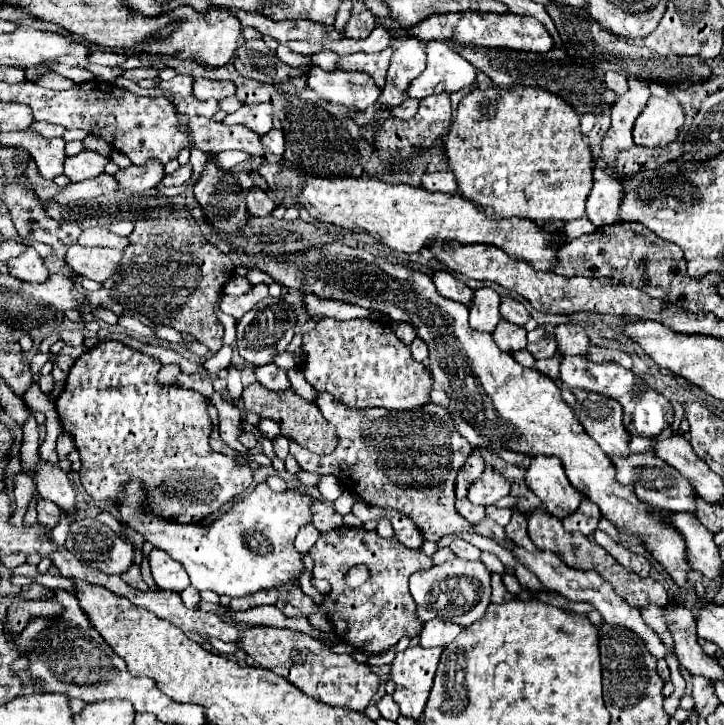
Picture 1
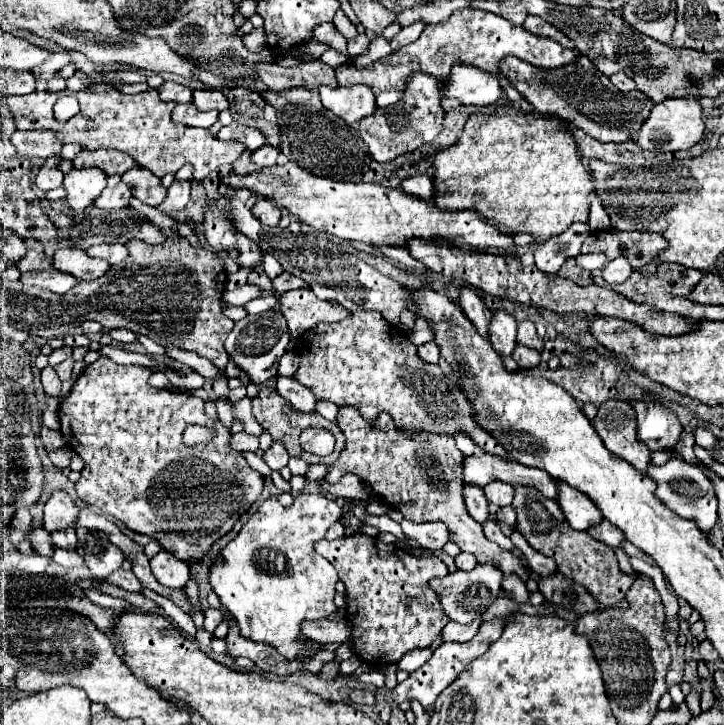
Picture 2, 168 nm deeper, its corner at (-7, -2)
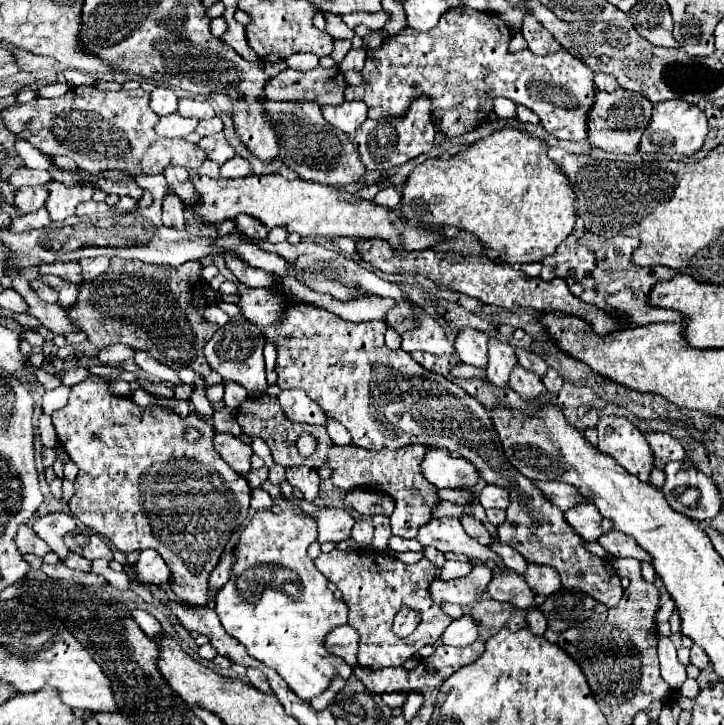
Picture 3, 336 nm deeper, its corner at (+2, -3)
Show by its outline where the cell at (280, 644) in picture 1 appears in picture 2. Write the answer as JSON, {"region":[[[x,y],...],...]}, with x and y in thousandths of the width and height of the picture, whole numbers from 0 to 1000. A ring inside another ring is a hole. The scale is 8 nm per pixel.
{"region":[[[454,912],[446,917],[446,923],[438,928],[441,937],[449,937],[449,939],[457,939],[457,937],[465,937],[465,934],[474,934],[474,937],[490,937],[488,931],[474,931],[468,926],[468,912]]]}

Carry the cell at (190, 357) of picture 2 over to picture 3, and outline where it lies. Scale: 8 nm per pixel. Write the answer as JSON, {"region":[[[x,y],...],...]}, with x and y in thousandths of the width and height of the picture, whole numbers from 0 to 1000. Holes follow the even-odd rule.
{"region":[[[271,514],[268,541],[265,541],[262,554],[276,575],[285,579],[293,578],[296,567],[285,548],[283,524],[278,516]]]}

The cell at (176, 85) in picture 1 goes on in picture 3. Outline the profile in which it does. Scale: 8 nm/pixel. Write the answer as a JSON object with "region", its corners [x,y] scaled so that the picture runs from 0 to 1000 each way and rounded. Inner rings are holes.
{"region":[[[215,121],[215,124],[210,127],[207,146],[210,146],[210,152],[213,152],[218,160],[229,160],[229,157],[243,154],[246,135],[243,135],[243,130],[240,130],[235,121]]]}

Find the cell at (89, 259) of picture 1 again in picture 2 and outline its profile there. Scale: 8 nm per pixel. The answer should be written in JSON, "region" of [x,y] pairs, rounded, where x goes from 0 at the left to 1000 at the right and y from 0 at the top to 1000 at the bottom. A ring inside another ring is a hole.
{"region":[[[81,343],[73,352],[73,368],[98,377],[115,388],[131,388],[151,374],[151,360],[123,354],[112,343]]]}

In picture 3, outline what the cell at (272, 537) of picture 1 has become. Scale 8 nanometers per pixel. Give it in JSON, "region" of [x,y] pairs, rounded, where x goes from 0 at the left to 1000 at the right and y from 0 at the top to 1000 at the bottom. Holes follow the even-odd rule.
{"region":[[[373,703],[354,706],[354,712],[334,734],[329,753],[323,756],[323,764],[329,770],[323,778],[323,794],[298,819],[298,847],[309,869],[331,888],[337,888],[345,905],[378,921],[395,938],[403,954],[417,966],[431,966],[434,960],[450,954],[461,932],[481,938],[486,930],[486,919],[481,919],[475,908],[461,905],[448,894],[448,880],[453,872],[459,872],[464,863],[478,861],[481,836],[478,830],[461,828],[459,817],[450,811],[448,792],[439,789],[431,770],[425,767],[423,759],[434,745],[436,723],[431,720],[431,712],[417,712],[406,703],[392,703],[387,709],[378,709]]]}

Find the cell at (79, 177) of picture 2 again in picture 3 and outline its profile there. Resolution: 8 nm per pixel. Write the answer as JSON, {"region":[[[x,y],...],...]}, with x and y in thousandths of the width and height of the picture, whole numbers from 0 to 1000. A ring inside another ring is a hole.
{"region":[[[66,251],[66,276],[64,276],[64,290],[69,295],[72,306],[91,303],[94,298],[102,295],[105,284],[110,279],[119,279],[127,273],[130,262],[124,257],[91,257],[86,251]]]}

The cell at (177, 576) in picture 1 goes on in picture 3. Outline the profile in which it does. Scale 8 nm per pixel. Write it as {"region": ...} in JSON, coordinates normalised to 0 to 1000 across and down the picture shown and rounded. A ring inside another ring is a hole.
{"region":[[[199,759],[193,761],[193,770],[185,781],[191,800],[196,806],[229,806],[235,800],[235,786],[229,781],[229,775],[221,770],[221,764],[215,759]]]}

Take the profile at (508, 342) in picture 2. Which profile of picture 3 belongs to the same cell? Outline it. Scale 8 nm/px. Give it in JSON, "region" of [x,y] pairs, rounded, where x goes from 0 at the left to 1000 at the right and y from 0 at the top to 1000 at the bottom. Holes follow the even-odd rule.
{"region":[[[677,466],[677,483],[674,483],[674,508],[671,508],[671,521],[688,535],[699,535],[704,524],[704,513],[715,502],[710,480],[699,472]]]}

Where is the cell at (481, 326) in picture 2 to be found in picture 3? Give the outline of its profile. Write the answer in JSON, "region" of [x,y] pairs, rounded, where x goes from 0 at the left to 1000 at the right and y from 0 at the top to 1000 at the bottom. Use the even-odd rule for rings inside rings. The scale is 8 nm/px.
{"region":[[[638,452],[633,458],[627,480],[641,502],[649,502],[657,508],[671,508],[671,502],[674,502],[674,463],[669,458],[660,458],[652,452]]]}

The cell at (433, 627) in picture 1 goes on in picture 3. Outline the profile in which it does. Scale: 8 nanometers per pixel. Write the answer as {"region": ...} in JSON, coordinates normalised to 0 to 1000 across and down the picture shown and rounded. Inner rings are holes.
{"region":[[[649,850],[627,855],[610,874],[610,886],[619,891],[649,891],[660,880],[660,863]]]}

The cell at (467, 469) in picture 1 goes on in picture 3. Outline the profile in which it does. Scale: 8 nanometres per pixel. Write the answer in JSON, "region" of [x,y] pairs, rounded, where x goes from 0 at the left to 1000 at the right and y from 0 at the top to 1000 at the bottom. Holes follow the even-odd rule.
{"region":[[[641,709],[638,714],[635,714],[635,720],[638,720],[638,726],[641,726],[641,731],[644,731],[644,737],[649,739],[649,742],[655,742],[655,745],[660,745],[663,750],[669,750],[669,753],[674,753],[682,742],[674,737],[674,731],[669,728],[669,723],[666,720],[660,720],[657,714],[652,714],[652,712],[646,712],[646,709]]]}

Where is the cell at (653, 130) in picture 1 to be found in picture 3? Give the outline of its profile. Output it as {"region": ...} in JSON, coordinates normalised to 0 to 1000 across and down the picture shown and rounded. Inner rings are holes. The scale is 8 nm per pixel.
{"region":[[[923,138],[903,146],[901,166],[884,193],[884,210],[912,210],[923,215],[956,215],[961,212],[978,185],[978,166],[972,154],[953,141],[945,138]]]}

